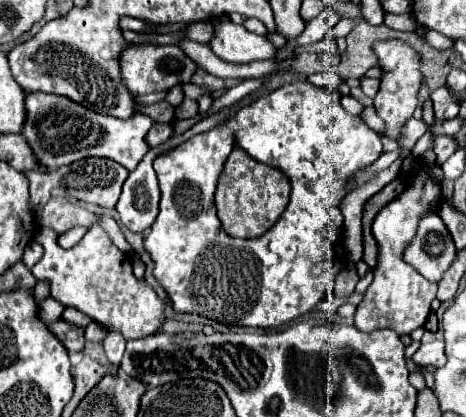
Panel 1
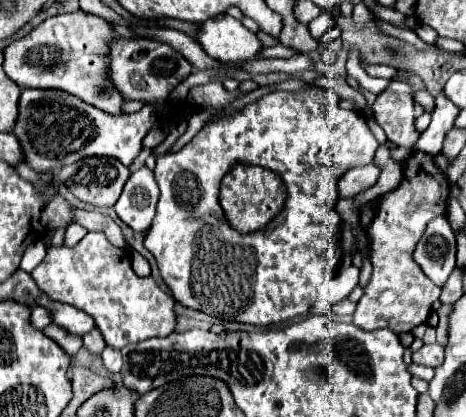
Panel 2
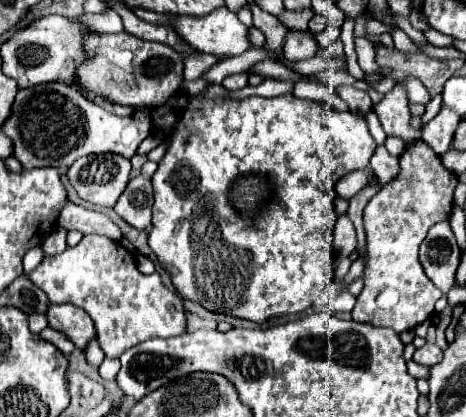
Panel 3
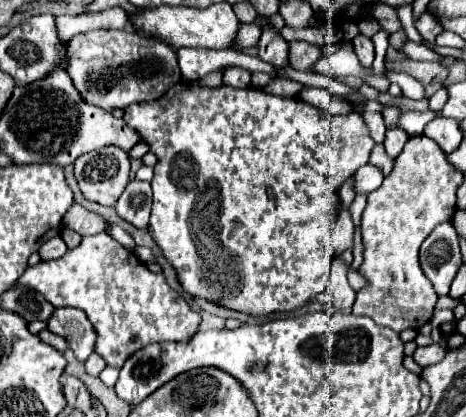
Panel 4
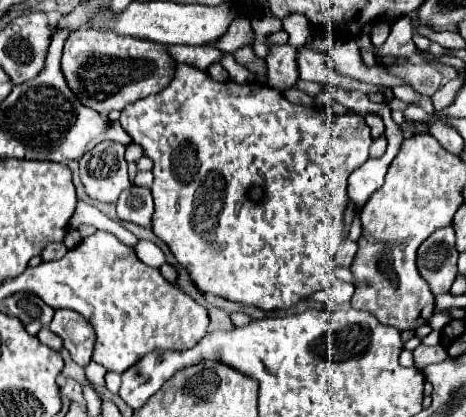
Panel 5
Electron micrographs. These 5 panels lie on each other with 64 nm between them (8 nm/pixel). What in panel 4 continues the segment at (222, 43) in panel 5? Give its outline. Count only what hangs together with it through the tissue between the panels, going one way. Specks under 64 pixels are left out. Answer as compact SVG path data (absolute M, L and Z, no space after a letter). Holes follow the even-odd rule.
M240 24L234 48L244 50L244 48L250 48L250 46L256 46L258 40L260 40L260 28L256 24Z

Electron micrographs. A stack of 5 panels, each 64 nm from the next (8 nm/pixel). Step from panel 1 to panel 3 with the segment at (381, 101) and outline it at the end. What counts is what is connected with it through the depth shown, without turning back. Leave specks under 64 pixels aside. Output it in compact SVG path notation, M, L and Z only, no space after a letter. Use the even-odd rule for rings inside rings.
M396 84L396 88L388 92L380 104L374 106L374 112L378 114L380 124L388 136L398 136L406 144L420 138L420 132L410 126L408 98L406 90L400 84Z

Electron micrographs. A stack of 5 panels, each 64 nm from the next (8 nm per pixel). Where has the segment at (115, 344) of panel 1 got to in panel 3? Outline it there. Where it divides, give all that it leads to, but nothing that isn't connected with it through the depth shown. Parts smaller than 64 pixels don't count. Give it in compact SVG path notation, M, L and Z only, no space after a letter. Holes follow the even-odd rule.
M104 358L102 366L98 368L100 376L102 376L106 382L114 380L116 374L118 374L118 370L120 370L120 360L118 360L118 358Z

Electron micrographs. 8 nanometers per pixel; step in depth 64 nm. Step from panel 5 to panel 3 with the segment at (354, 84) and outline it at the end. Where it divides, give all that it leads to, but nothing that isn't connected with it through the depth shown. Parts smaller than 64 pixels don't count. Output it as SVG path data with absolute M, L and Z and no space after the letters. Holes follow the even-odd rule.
M288 32L284 42L284 60L288 62L300 62L316 56L318 44L312 36L306 32Z

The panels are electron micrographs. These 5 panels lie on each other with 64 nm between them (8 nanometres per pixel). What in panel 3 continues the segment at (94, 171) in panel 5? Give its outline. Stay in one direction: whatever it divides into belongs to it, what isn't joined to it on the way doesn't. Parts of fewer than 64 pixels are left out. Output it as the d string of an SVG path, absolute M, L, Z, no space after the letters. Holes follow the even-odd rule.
M90 154L68 168L68 178L78 196L98 206L114 206L128 184L130 160L120 154Z

